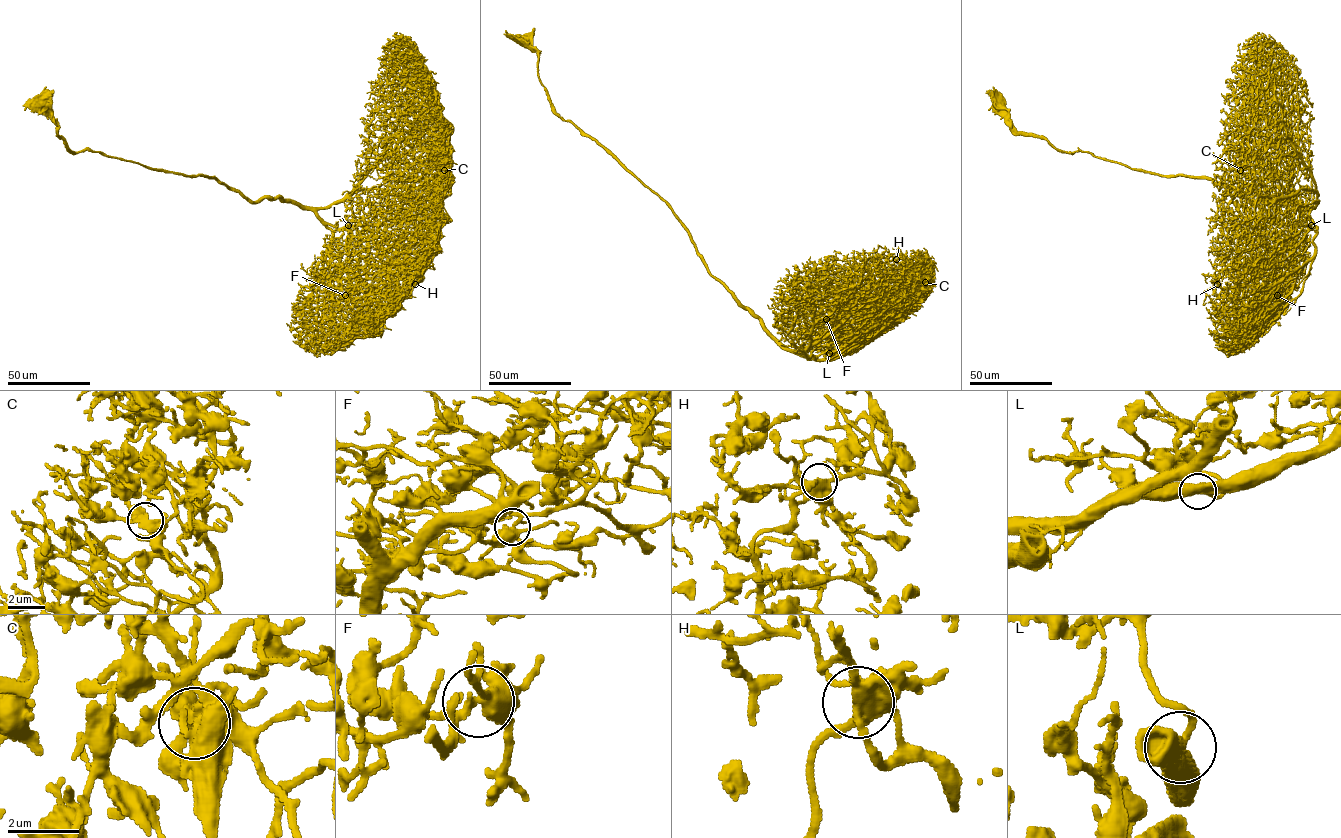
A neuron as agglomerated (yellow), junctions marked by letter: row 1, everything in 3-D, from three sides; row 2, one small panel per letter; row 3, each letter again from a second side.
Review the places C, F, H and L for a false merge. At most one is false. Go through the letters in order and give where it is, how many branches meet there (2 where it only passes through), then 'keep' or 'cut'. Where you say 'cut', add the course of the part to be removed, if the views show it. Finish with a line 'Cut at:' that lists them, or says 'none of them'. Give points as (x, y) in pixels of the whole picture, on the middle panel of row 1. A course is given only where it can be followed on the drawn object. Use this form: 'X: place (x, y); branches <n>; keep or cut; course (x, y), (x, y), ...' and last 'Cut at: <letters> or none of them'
C: place (925, 282); branches 4; keep
F: place (826, 319); branches 4; keep
H: place (896, 259); branches 6; keep
L: place (829, 353); branches 3; keep
Cut at: none of them

